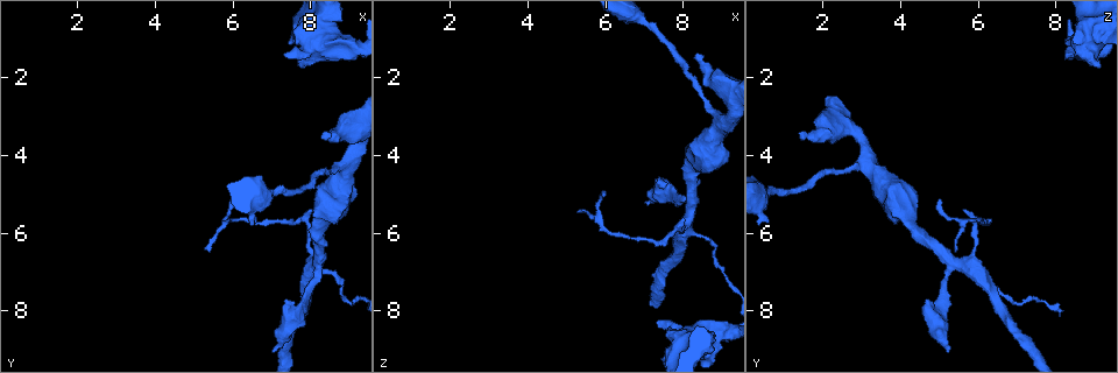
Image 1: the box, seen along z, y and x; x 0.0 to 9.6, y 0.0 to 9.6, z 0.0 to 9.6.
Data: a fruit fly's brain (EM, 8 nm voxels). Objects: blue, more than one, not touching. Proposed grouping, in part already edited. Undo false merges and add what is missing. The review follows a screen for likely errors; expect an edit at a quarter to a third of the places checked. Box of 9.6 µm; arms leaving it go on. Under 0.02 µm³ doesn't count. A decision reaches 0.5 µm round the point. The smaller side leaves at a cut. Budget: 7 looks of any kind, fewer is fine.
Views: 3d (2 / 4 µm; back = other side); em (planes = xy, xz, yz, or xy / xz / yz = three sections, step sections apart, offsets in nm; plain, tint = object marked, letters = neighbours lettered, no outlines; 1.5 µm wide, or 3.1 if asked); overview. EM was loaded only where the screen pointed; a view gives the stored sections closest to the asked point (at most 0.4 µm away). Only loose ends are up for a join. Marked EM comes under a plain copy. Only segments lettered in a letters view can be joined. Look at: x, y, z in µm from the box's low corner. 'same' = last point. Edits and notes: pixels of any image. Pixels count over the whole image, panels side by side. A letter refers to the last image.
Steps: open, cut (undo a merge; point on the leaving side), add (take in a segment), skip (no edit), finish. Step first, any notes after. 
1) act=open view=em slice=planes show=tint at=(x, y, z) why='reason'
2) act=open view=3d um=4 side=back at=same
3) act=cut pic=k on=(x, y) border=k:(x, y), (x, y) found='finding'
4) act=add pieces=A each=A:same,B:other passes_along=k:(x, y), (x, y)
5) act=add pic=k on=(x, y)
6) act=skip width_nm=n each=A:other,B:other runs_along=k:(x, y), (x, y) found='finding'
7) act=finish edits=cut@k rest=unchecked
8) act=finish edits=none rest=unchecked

act=open view=3d um=2 at=(7.35, 1.45, 8.25) why='an open end'

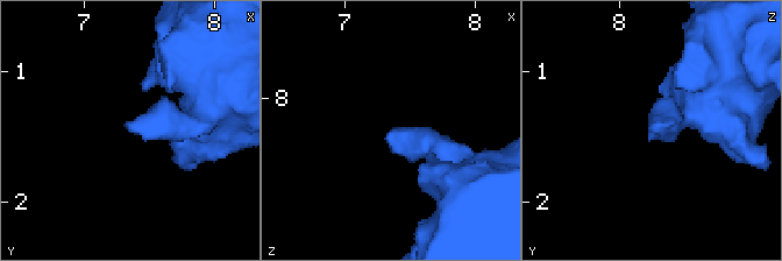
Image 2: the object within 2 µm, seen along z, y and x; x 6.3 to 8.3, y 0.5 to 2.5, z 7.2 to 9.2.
act=open view=em slice=planes show=letters at=(7.32, 1.40, 8.26) why='need the tissue'

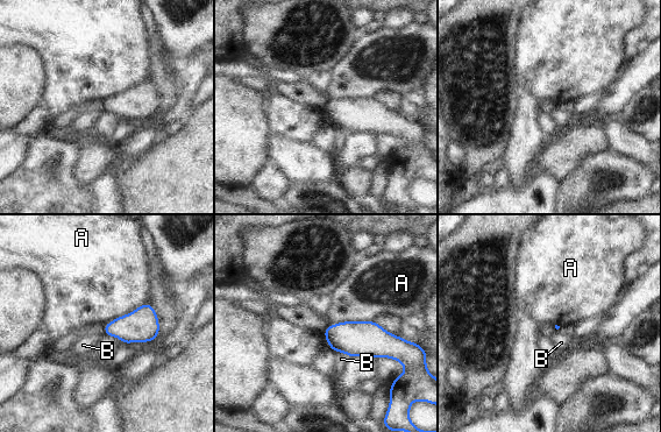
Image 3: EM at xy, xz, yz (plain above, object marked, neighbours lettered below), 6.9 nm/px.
act=skip each=A:other,B:other border=3:(149, 302), (104, 325) found='no lettered segment goes on from it'

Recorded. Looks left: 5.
act=open view=em slice=planes show=letters at=(6.95, 9.05, 5.25) why='branch stops here'

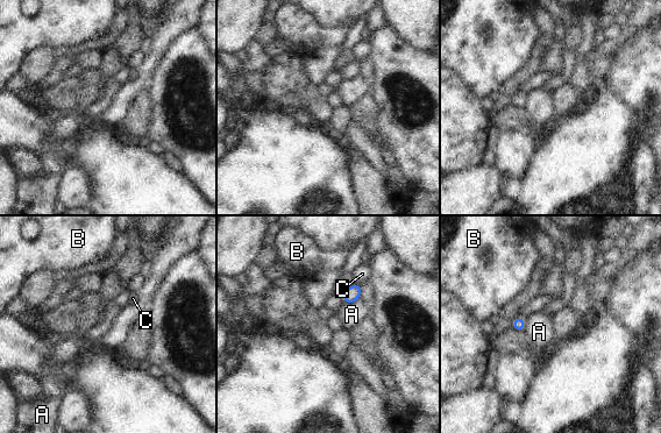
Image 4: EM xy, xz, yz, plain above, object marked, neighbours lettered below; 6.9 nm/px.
act=skip each=A:other,B:other,C:other border=4:(359, 298), (345, 304) found='no lettered segment goes on from it'

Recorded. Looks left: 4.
act=open view=em slice=planes show=letters at=(8.30, 3.55, 1.50) why='stops while still wide'

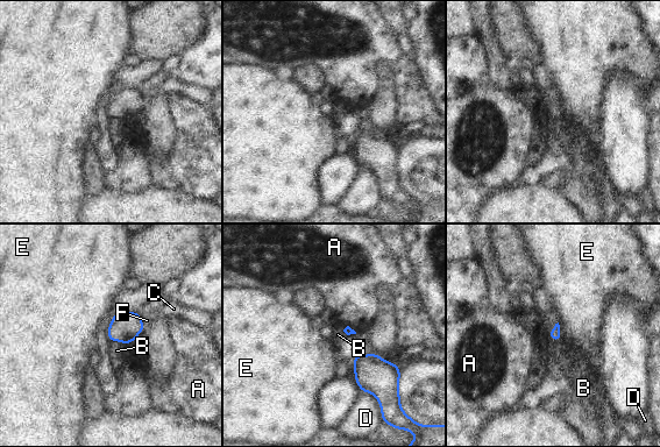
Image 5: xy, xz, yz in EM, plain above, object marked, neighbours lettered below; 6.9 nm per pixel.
act=skip each=A:other,B:other,C:other,D:other,E:other,F:other border=5:(558, 321), (560, 340) found='none of them fits'

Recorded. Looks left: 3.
act=finish edits=none rest=unchecked

